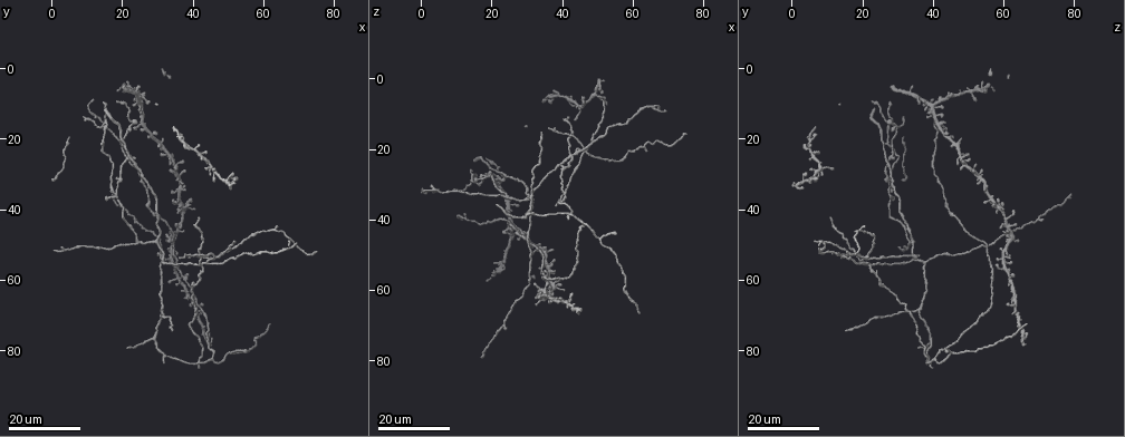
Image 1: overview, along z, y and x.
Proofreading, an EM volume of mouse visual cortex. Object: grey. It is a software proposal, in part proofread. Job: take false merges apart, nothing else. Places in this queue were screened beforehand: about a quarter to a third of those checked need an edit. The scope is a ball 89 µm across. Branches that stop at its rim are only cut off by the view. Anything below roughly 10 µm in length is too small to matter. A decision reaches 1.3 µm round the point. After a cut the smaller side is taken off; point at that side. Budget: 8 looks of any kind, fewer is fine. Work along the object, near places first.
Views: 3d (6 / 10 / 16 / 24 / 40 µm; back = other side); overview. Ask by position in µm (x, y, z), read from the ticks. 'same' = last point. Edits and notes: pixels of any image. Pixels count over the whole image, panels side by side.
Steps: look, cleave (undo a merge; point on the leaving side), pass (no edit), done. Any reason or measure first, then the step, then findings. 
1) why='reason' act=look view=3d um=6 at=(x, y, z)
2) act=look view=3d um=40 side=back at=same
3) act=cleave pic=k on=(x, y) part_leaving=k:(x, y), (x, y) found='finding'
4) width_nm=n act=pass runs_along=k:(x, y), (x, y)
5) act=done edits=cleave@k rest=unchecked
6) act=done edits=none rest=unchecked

why='four or more arms meet' act=look view=3d um=24 at=(42.0, 55.5, 22.5)

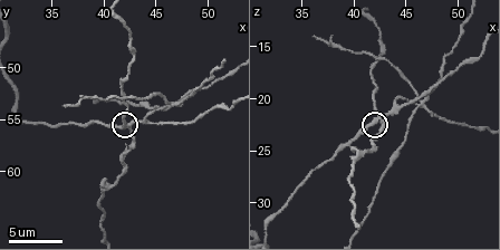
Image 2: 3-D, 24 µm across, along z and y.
act=look view=3d um=6 at=same

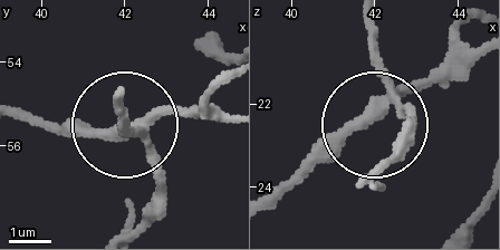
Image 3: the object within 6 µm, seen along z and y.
arms=4 act=cleave pic=3 on=(121, 130) part_leaving=3:(143, 141), (161, 201), (151, 222) found='a second neuron is stuck on'

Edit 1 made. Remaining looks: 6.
why='side arm on a straight run' act=look view=3d um=24 at=(25.0, 49.5, 33.5)

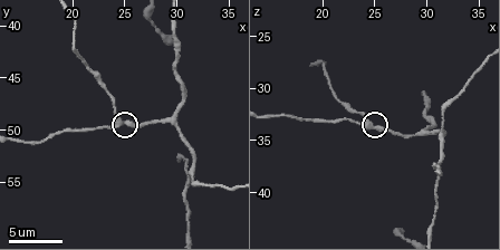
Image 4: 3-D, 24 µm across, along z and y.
act=look view=3d um=10 at=(24.4, 49.4, 33.6)

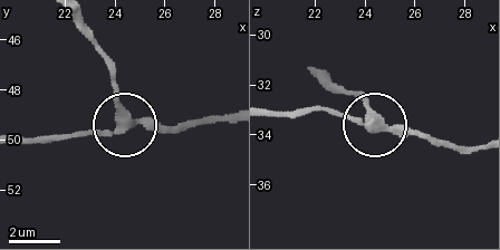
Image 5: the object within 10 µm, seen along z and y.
arms=3 act=pass runs_along=5:(478, 145), (446, 145), (301, 107) found='continuous, no second neuron'

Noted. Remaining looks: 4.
why='four or more arms meet' act=look view=3d um=16 at=(46.6, 53.4, 20.6)

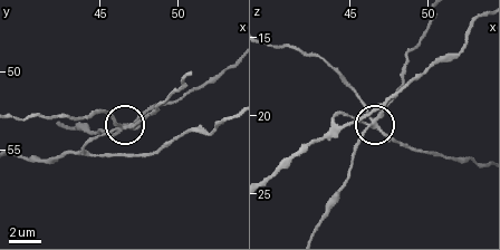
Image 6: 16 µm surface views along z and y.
act=look view=3d um=6 at=(46.6, 53.4, 20.2)

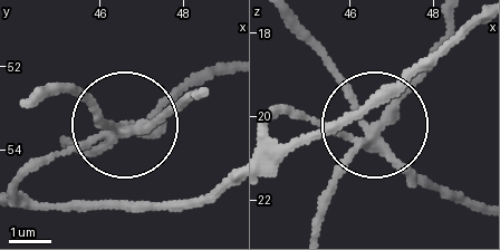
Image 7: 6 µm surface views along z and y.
width_nm=230 act=cleave pic=7 on=(329, 192) part_leaving=7:(365, 145), (319, 227) found='two neurons meet here'

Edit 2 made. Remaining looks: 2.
why='four arms meet' act=look view=3d um=16 at=(18.5, 36.0, 28.0)

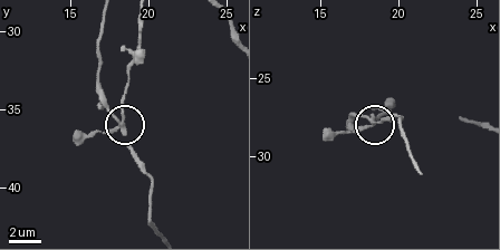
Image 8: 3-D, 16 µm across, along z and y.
act=look view=3d um=6 at=(18.2, 35.6, 27.6)

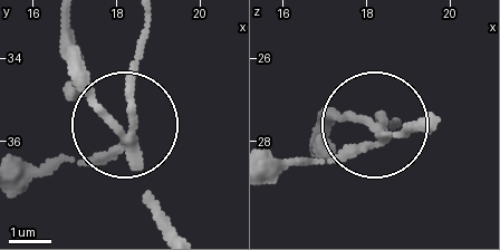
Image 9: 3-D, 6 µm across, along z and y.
arms=4 act=cleave pic=9 on=(126, 84) found='two neurons meet here'

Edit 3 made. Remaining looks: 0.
act=done edits=cleave@3,cleave@7,cleave@9 rest=unchecked

